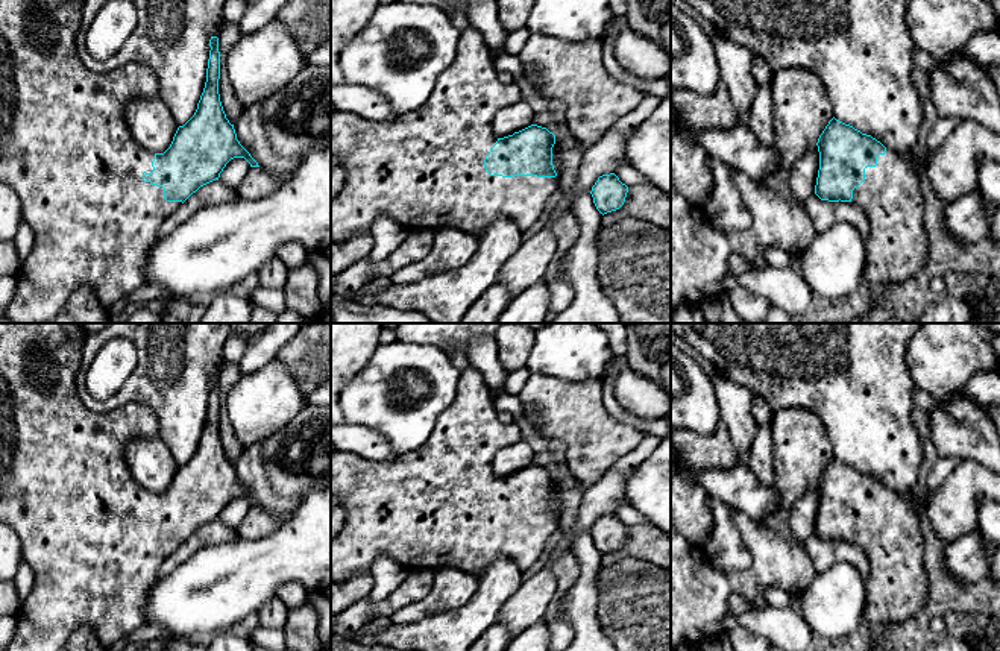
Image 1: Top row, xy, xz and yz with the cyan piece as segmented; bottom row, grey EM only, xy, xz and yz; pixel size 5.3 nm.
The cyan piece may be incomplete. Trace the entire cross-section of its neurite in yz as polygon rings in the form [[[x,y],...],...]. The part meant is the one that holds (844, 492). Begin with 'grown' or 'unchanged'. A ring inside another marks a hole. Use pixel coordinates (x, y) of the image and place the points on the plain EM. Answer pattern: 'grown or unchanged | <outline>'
grown | [[[809,410],[774,411],[771,440],[780,511],[788,514],[816,486],[815,534],[851,542],[865,552],[869,574],[863,619],[879,628],[924,607],[929,580],[914,507],[871,475],[836,460],[824,423]]]

